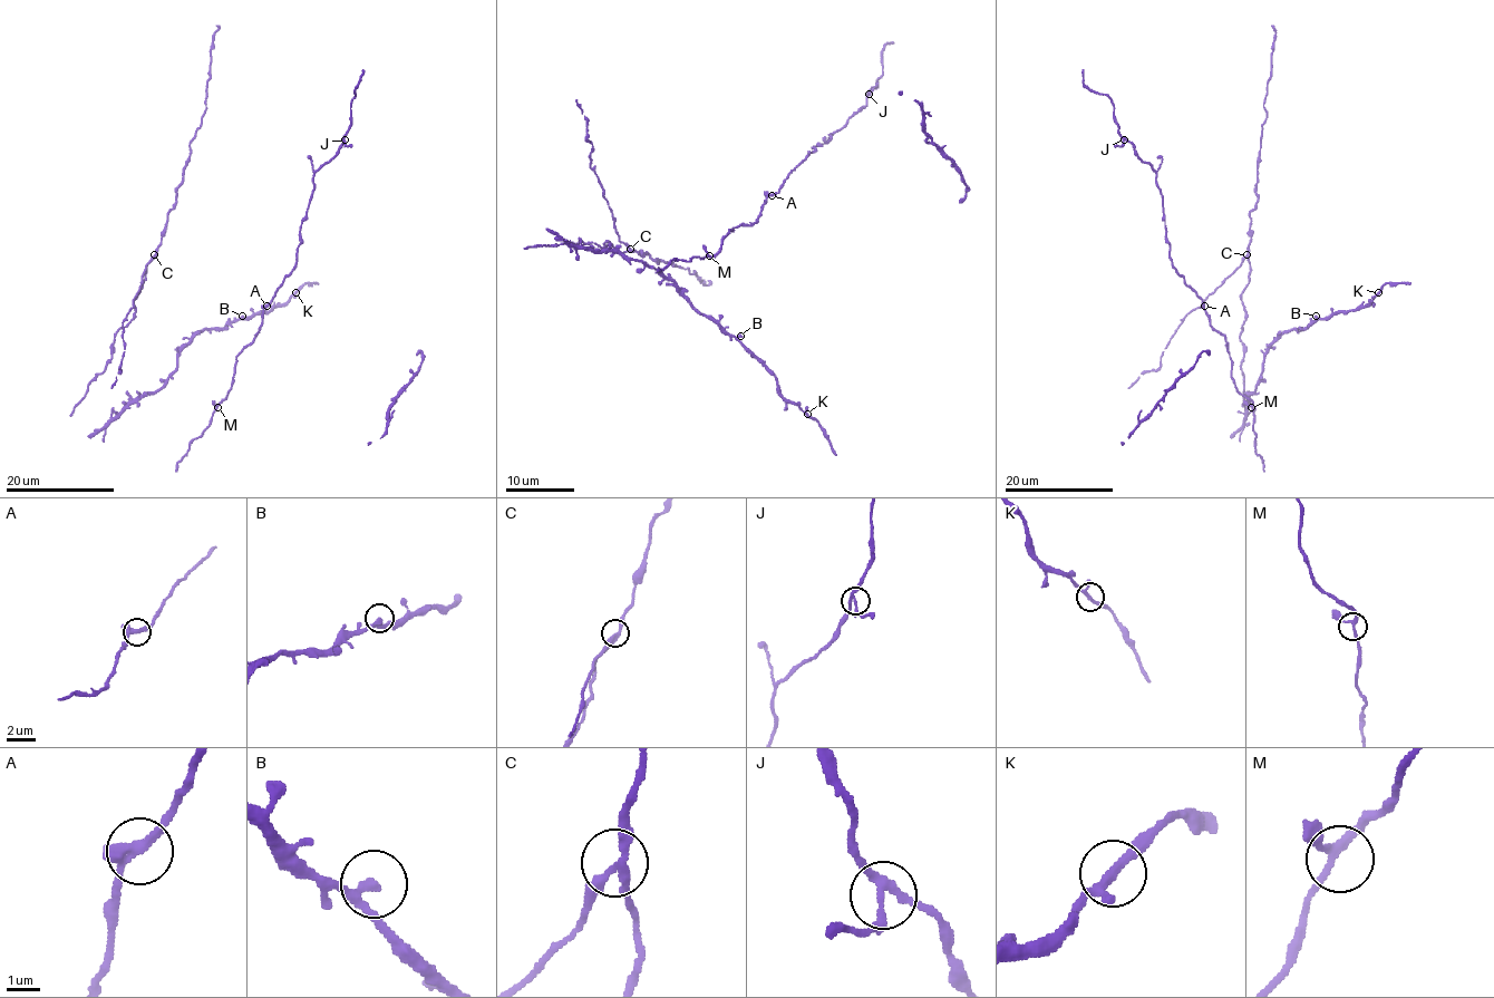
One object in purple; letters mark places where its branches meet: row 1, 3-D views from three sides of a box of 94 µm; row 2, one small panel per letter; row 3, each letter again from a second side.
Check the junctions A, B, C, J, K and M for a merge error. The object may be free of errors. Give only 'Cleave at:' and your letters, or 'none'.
Cleave at: C

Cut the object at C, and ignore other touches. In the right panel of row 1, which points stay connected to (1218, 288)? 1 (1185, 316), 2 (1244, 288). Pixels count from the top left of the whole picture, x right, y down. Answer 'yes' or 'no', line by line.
1: yes
2: no

